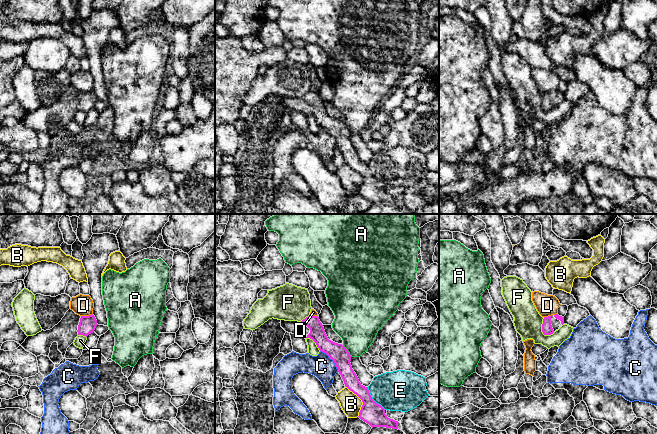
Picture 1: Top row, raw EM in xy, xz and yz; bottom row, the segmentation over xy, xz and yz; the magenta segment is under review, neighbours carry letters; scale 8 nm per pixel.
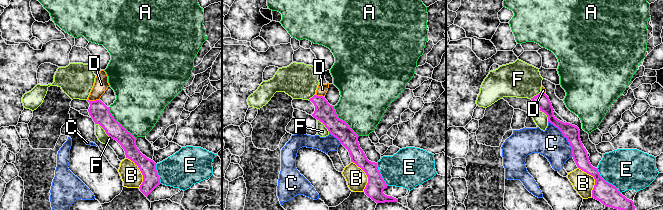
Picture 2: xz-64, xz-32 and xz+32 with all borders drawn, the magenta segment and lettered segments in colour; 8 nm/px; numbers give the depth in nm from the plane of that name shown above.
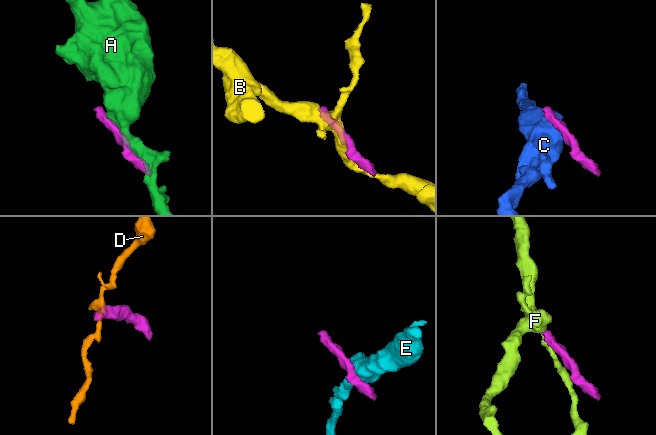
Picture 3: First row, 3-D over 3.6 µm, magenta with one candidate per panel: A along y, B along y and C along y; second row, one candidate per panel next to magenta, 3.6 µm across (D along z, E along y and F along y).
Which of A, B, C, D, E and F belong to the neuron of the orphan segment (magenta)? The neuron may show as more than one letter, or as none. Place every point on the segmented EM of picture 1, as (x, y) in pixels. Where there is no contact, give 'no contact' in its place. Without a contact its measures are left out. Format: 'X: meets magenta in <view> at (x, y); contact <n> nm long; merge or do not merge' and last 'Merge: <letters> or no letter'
A: meets magenta in xz at (347, 351); contact 120 nm long; do not merge
B: meets magenta in xz at (361, 399); contact 260 nm long; do not merge
C: meets magenta in xz at (332, 359); contact 220 nm long; do not merge
D: meets magenta in xy at (86, 316); contact 100 nm long; do not merge
E: meets magenta in xz at (372, 399); contact 240 nm long; do not merge
F: meets magenta in yz at (542, 329); contact 160 nm long; do not merge
Merge: no letter

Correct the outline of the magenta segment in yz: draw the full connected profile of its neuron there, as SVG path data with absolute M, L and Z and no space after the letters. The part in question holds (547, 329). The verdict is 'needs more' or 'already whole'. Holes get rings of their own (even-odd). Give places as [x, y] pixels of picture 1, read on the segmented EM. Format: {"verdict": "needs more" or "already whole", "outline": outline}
{"verdict": "needs more", "outline": "M558 314L544 317L542 332L544 335L551 335L564 324L564 317Z"}

